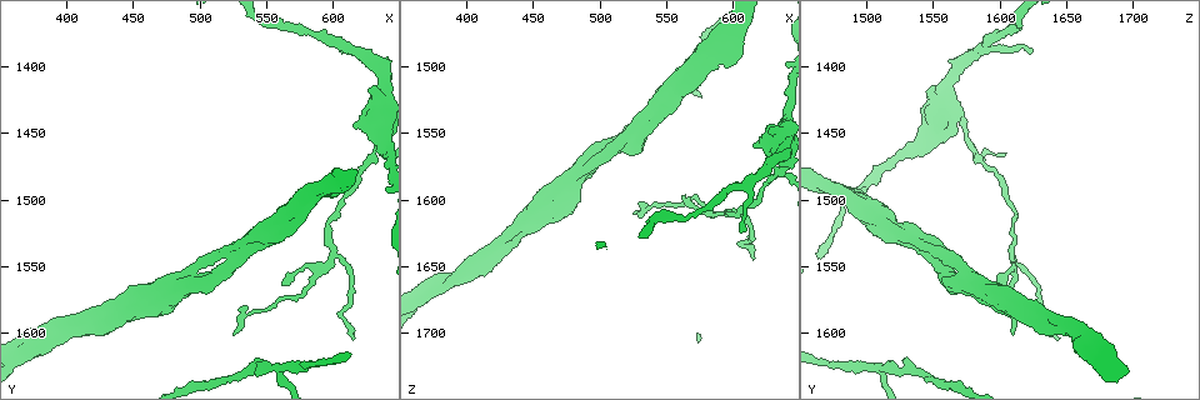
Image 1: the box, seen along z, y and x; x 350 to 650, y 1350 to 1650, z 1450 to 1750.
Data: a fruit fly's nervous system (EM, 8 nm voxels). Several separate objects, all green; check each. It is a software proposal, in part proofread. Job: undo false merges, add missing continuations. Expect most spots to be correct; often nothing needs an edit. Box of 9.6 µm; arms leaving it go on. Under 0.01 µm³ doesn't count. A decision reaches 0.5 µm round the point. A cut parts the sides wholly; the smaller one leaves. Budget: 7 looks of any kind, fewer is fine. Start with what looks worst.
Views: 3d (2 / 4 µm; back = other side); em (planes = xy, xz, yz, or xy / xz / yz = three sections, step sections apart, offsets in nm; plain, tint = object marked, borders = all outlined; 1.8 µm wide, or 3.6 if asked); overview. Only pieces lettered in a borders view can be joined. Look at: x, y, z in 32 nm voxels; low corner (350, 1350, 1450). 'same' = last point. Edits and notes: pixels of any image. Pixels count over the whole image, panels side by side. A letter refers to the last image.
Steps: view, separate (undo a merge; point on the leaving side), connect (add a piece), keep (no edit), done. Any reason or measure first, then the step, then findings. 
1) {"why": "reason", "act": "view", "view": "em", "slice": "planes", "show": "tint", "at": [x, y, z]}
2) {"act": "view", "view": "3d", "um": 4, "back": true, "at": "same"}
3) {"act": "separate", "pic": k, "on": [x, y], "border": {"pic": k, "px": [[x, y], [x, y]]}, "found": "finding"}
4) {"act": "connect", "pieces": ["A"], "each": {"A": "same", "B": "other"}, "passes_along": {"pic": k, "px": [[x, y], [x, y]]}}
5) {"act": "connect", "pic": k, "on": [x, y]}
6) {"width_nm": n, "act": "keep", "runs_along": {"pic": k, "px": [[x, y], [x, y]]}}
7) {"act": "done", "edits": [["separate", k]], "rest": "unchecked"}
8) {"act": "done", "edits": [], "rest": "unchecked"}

{"why": "two arms in line, one across", "act": "view", "view": "3d", "um": 4, "at": [528, 1540, 1552]}

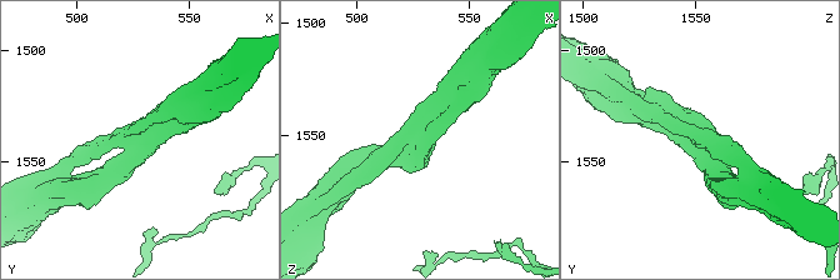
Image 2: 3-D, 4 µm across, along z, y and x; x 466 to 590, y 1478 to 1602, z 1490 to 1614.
{"why": "need the tissue", "act": "view", "view": "em", "slice": "planes", "show": "tint", "at": [528, 1540, 1553]}

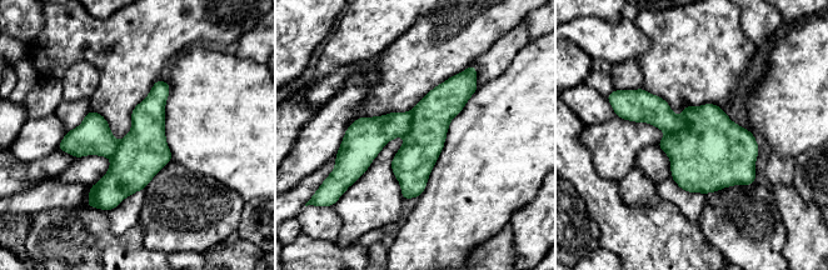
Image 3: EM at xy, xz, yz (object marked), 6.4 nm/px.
{"why": "what lies round it", "act": "view", "view": "em", "slice": "planes", "show": "borders", "at": "same"}

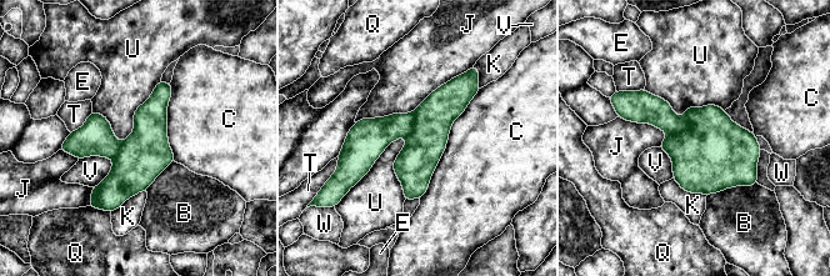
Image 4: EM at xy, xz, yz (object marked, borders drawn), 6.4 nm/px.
{"arms": 3, "act": "keep", "each": {"B": "other", "C": "other", "E": "other", "J": "other", "K": "other", "Q": "other", "T": "other", "U": "other", "V": "other", "W": "other"}, "runs_along": {"pic": 4, "px": [[474, 90], [344, 152]]}, "found": "all the same neuron"}

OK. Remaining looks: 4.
{"why": "abrupt turn", "act": "view", "view": "3d", "um": 2, "at": [600, 1540, 1608]}

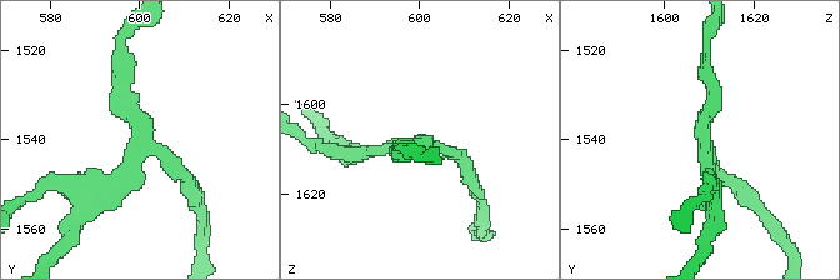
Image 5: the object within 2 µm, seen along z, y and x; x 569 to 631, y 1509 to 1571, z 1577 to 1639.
{"arms": 3, "why": "shape alone is not enough", "act": "view", "view": "em", "slice": "planes", "show": "borders", "at": [599, 1540, 1608]}

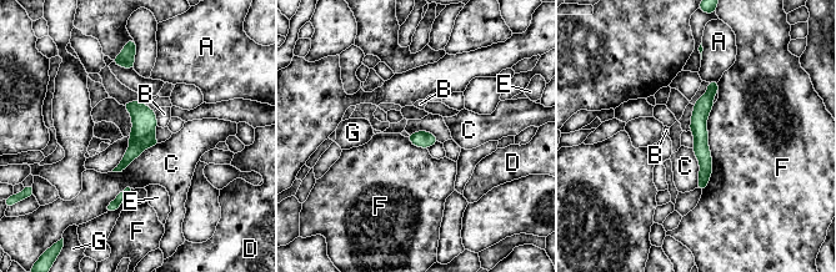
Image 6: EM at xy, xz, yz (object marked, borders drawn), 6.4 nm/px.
{"act": "keep", "each": {"A": "other", "B": "other", "C": "other", "D": "other", "E": "other", "F": "other", "G": "other"}, "border": {"pic": 6, "px": [[715, 102], [702, 191]]}, "found": "continuous, no second neuron"}

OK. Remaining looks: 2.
{"why": "branch stops here", "act": "view", "view": "em", "slice": "planes", "show": "borders", "at": [614, 1446, 1562]}

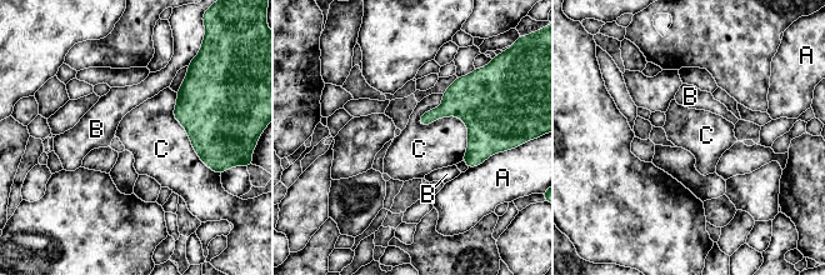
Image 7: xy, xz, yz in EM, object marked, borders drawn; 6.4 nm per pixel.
{"act": "keep", "each": {"A": "other", "B": "other", "C": "other"}, "border": {"pic": 7, "px": [[441, 94], [464, 160]]}, "found": "none of them fits"}

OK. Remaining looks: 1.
{"act": "done", "edits": [], "rest": "unchecked"}

